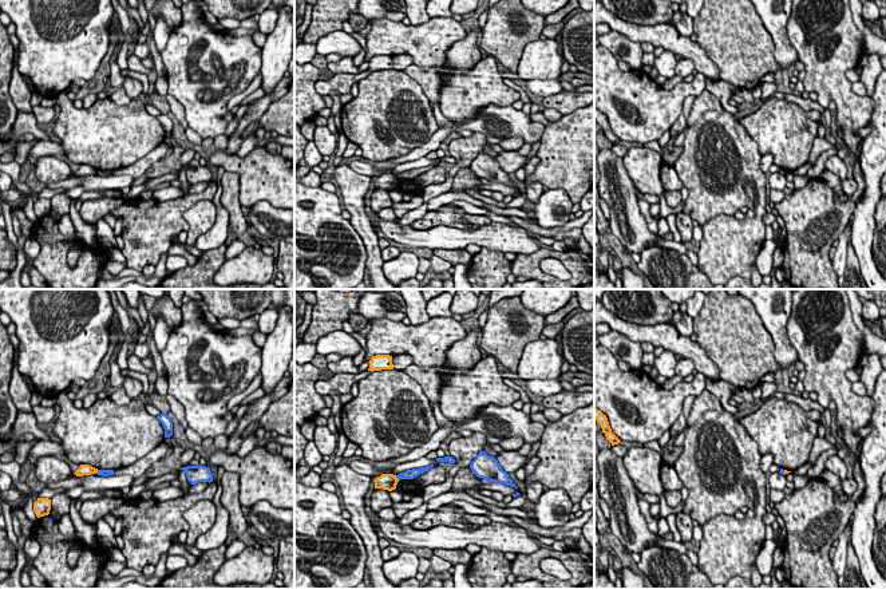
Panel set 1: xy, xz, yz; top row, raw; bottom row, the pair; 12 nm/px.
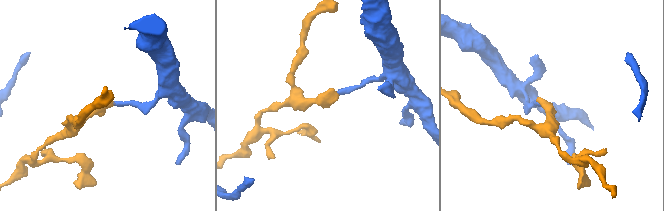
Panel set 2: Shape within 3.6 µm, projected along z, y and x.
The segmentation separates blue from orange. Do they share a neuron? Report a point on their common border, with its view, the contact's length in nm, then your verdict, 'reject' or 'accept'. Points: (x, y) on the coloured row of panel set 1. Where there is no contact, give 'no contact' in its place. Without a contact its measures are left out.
meets blue in xz at (398, 478); contact 80 nm long; reject

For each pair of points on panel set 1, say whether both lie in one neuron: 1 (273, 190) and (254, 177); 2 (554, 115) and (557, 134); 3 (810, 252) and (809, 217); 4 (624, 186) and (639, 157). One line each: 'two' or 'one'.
1: one
2: two
3: one
4: two

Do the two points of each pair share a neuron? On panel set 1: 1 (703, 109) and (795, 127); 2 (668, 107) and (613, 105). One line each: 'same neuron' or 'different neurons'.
1: different neurons
2: same neuron

